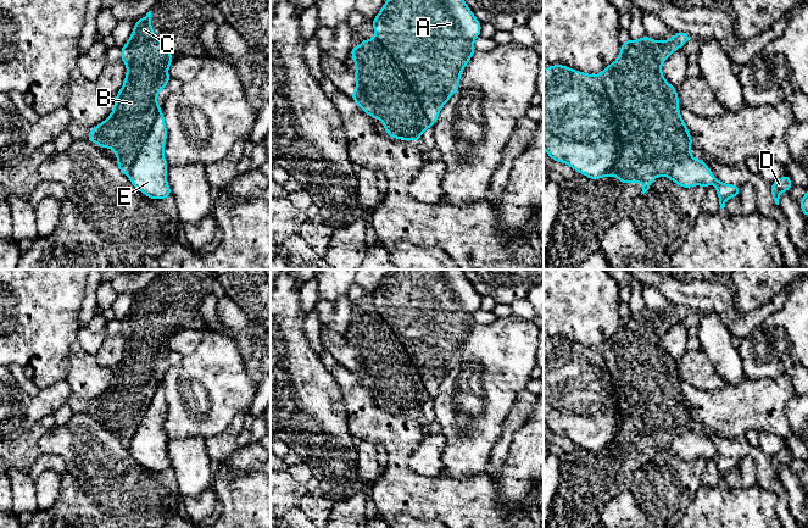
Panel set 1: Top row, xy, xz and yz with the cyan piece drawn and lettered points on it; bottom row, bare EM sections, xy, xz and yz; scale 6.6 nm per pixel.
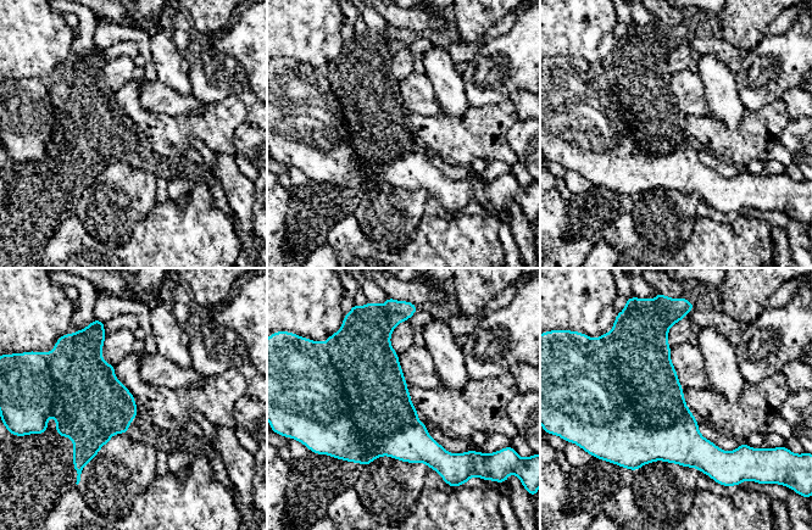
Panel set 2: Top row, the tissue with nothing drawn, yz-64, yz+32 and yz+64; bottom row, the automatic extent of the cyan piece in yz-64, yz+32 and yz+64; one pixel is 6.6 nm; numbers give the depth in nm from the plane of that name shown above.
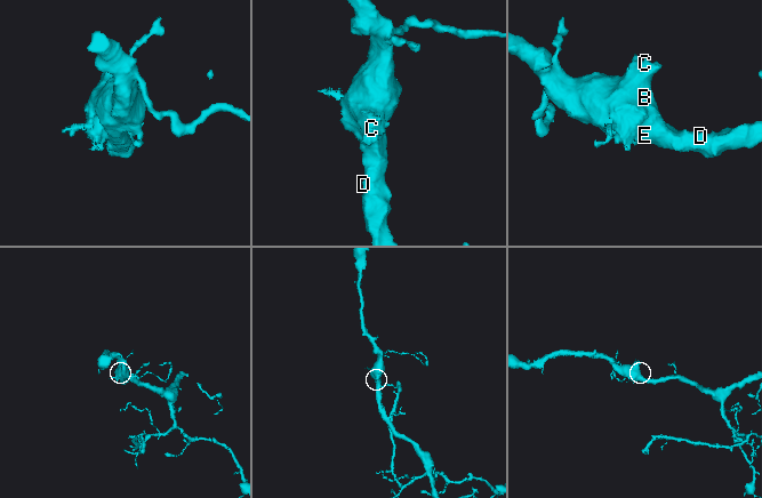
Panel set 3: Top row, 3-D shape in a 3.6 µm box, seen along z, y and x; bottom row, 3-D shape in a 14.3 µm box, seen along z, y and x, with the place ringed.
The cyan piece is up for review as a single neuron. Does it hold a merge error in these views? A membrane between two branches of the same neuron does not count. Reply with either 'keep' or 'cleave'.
keep

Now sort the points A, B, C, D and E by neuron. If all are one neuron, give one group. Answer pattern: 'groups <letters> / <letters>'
groups A B C D E

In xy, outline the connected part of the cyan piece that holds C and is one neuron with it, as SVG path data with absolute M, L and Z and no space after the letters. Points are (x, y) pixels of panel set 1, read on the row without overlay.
M149 284L145 290L135 294L129 312L121 321L121 334L127 338L127 346L122 361L115 369L111 388L87 408L87 413L96 416L99 421L110 421L117 428L121 446L127 448L133 460L152 473L172 468L167 456L169 438L163 428L168 405L157 369L172 352L168 340L173 333L171 322L154 306Z

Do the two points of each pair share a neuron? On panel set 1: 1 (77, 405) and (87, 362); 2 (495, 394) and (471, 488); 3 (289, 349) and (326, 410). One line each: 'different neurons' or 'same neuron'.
1: same neuron
2: different neurons
3: same neuron

